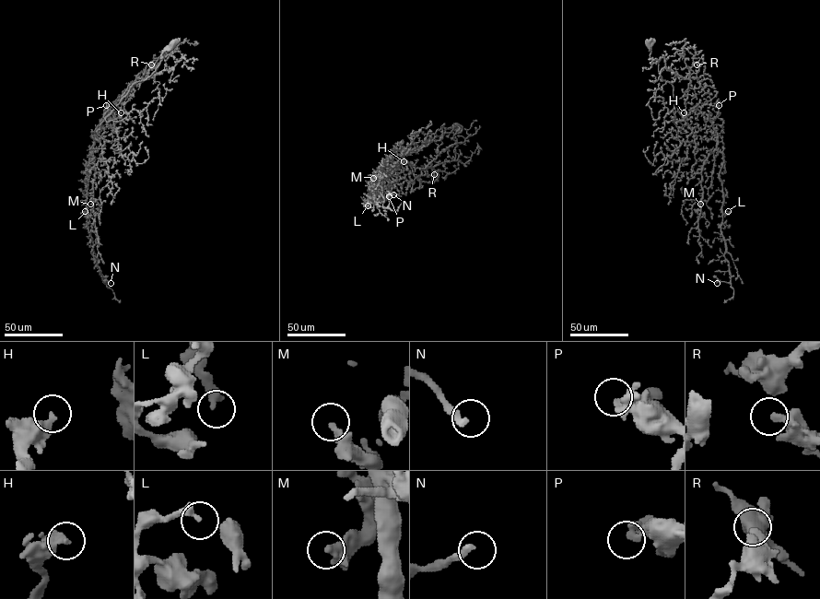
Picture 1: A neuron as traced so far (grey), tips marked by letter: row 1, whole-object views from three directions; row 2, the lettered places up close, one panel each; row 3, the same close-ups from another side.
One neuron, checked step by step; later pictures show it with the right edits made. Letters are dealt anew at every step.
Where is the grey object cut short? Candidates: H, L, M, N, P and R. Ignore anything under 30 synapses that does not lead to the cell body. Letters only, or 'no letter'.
no letter

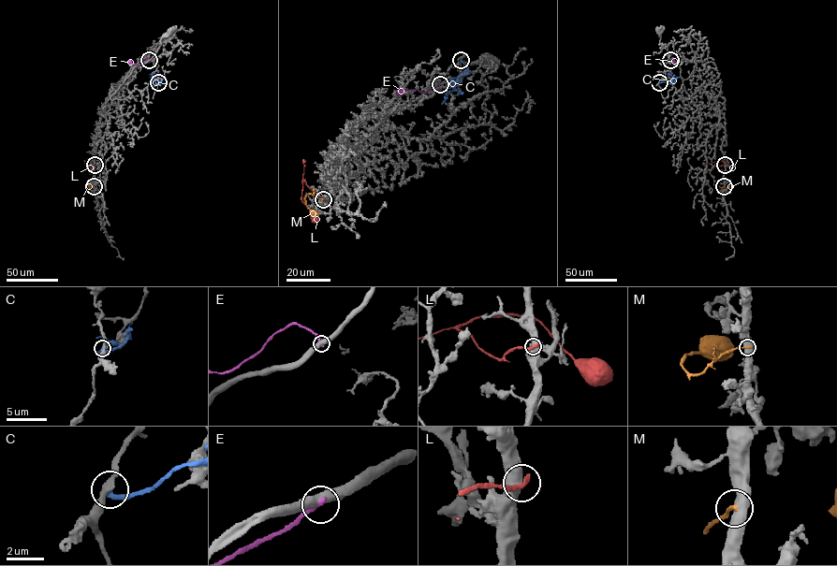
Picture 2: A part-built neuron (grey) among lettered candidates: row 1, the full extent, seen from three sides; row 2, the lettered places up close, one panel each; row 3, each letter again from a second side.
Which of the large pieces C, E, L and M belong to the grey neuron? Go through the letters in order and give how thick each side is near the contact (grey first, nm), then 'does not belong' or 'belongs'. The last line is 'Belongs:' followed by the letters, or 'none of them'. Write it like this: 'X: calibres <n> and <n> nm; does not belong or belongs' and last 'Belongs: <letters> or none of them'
C: calibres 280 and 280 nm; does not belong
E: calibres 500 and 280 nm; does not belong
L: calibres 550 and 280 nm; does not belong
M: calibres 600 and 220 nm; does not belong
Belongs: none of them

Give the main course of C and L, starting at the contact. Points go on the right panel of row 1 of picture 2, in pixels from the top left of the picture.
C: (659, 82), (671, 81), (672, 77), (666, 74)
L: (725, 165), (720, 166), (715, 163), (725, 161), (735, 168)

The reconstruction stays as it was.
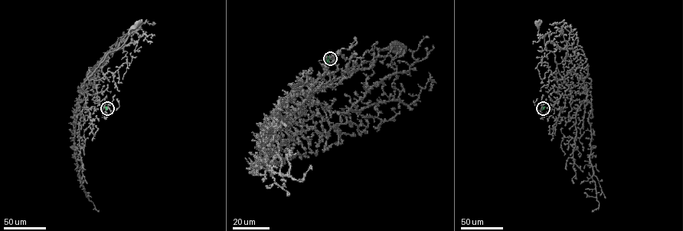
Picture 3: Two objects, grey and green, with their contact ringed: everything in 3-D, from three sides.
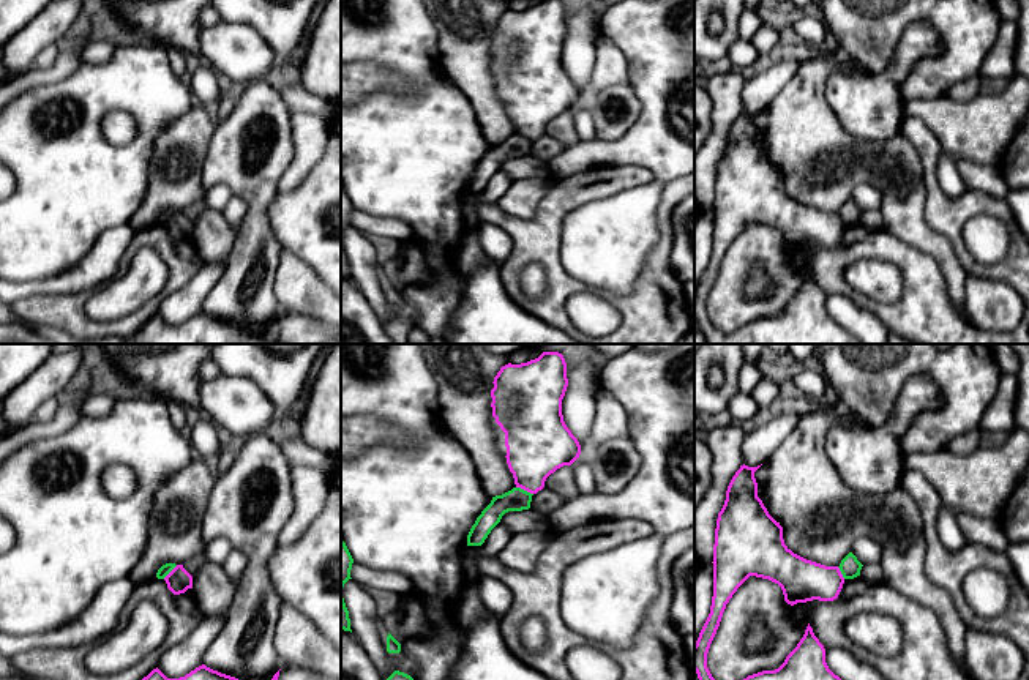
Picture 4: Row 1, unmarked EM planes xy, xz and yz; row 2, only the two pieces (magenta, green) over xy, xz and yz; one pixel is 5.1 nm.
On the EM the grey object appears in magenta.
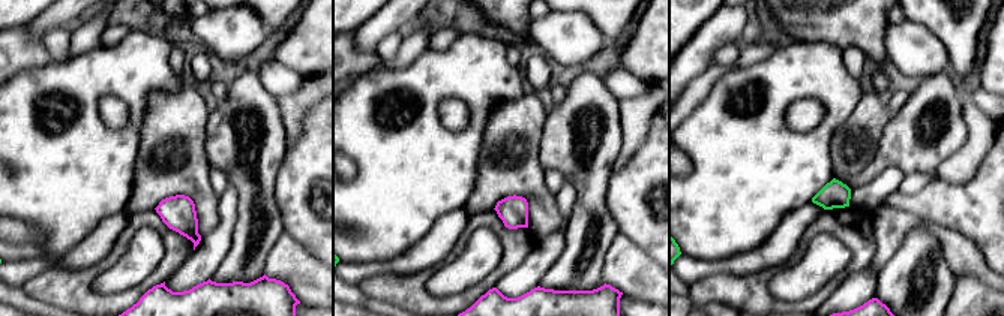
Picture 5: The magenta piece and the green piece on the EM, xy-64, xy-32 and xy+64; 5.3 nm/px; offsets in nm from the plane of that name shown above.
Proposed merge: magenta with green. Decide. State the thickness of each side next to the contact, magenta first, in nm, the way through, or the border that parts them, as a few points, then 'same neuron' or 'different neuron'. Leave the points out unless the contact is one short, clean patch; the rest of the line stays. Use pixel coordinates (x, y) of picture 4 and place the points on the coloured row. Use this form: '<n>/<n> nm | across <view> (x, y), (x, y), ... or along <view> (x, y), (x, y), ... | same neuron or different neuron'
320/120 nm | along xz (516, 486), (532, 494) | different neuron

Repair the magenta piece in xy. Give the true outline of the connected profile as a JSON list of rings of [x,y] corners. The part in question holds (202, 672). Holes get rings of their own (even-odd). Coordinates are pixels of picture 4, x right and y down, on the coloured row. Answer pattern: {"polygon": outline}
{"polygon": [[[202,664],[202,666],[196,667],[194,671],[191,671],[189,674],[186,674],[185,677],[180,677],[180,678],[167,678],[156,667],[147,677],[144,677],[142,680],[238,680],[238,678],[221,674],[221,672],[213,671],[213,669],[207,667],[205,664]]]}

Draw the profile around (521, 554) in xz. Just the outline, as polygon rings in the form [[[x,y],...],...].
[[[546,529],[541,532],[514,533],[496,559],[507,570],[532,574],[551,538],[552,533]]]

